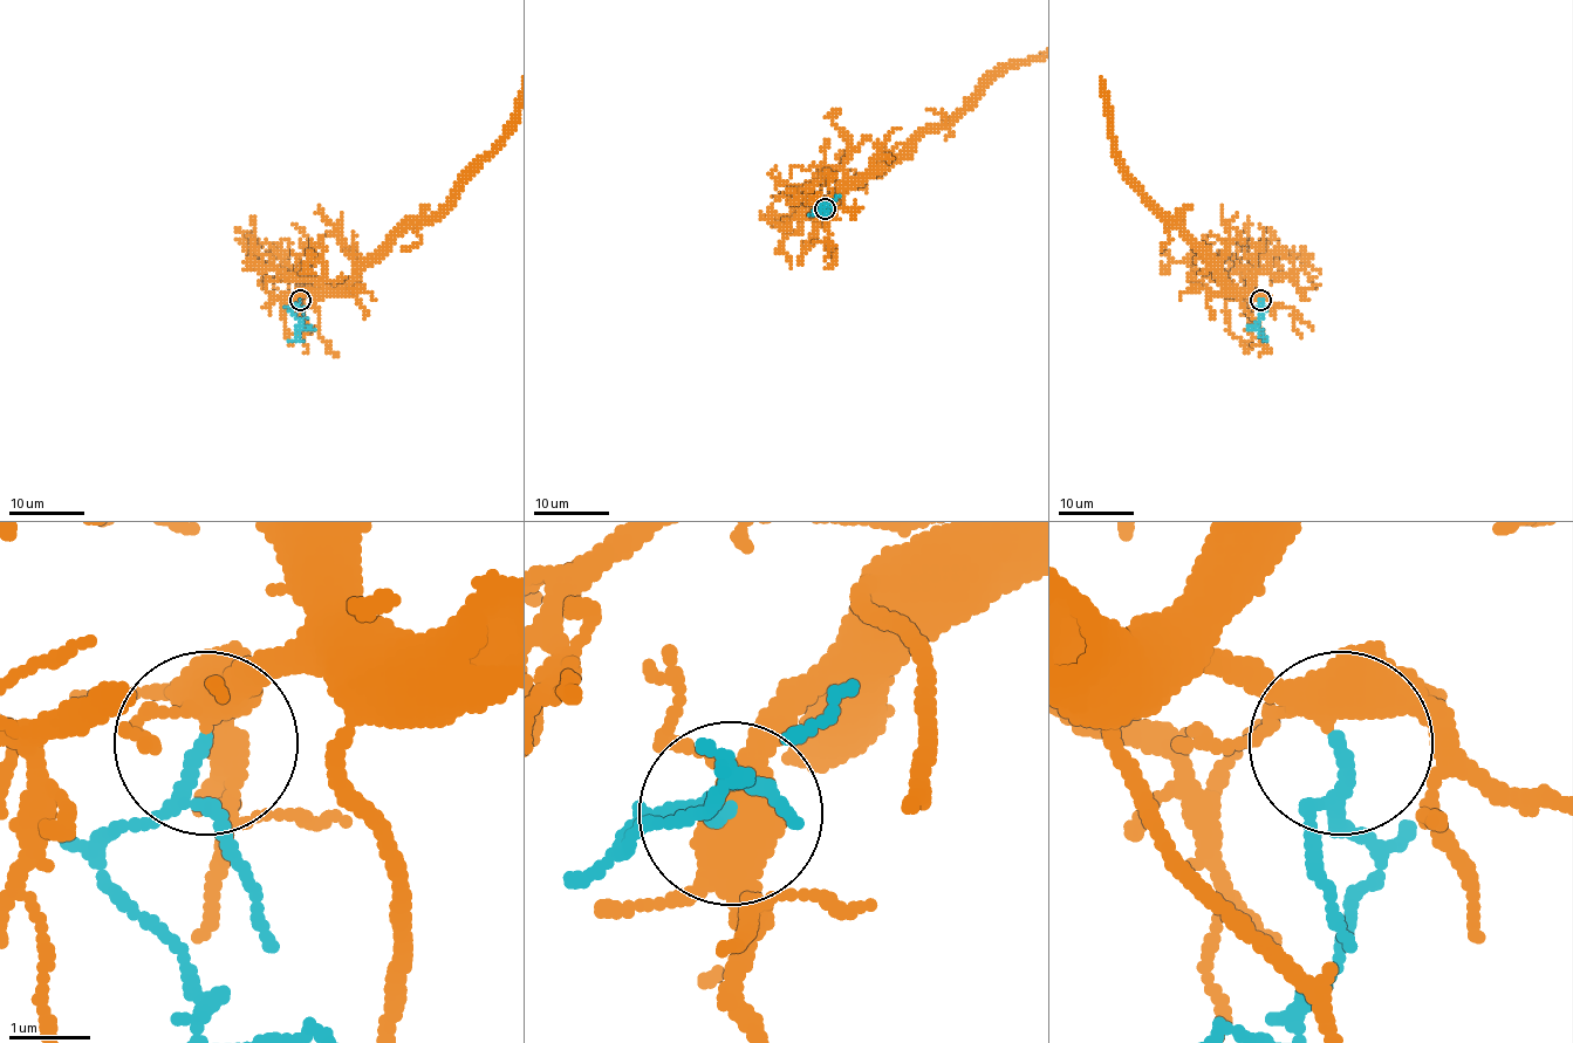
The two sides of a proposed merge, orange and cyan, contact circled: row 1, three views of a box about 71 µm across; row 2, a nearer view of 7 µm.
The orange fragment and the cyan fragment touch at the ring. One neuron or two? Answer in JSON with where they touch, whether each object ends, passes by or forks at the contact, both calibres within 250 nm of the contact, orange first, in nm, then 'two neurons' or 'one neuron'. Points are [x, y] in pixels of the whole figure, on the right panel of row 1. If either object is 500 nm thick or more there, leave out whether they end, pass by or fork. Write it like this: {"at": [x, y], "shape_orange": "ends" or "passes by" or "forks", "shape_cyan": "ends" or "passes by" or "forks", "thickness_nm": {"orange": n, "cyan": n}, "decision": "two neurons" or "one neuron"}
{"at": [1260, 300], "shape_orange": "forks", "shape_cyan": "passes by", "thickness_nm": {"orange": 440, "cyan": 120}, "decision": "one neuron"}

